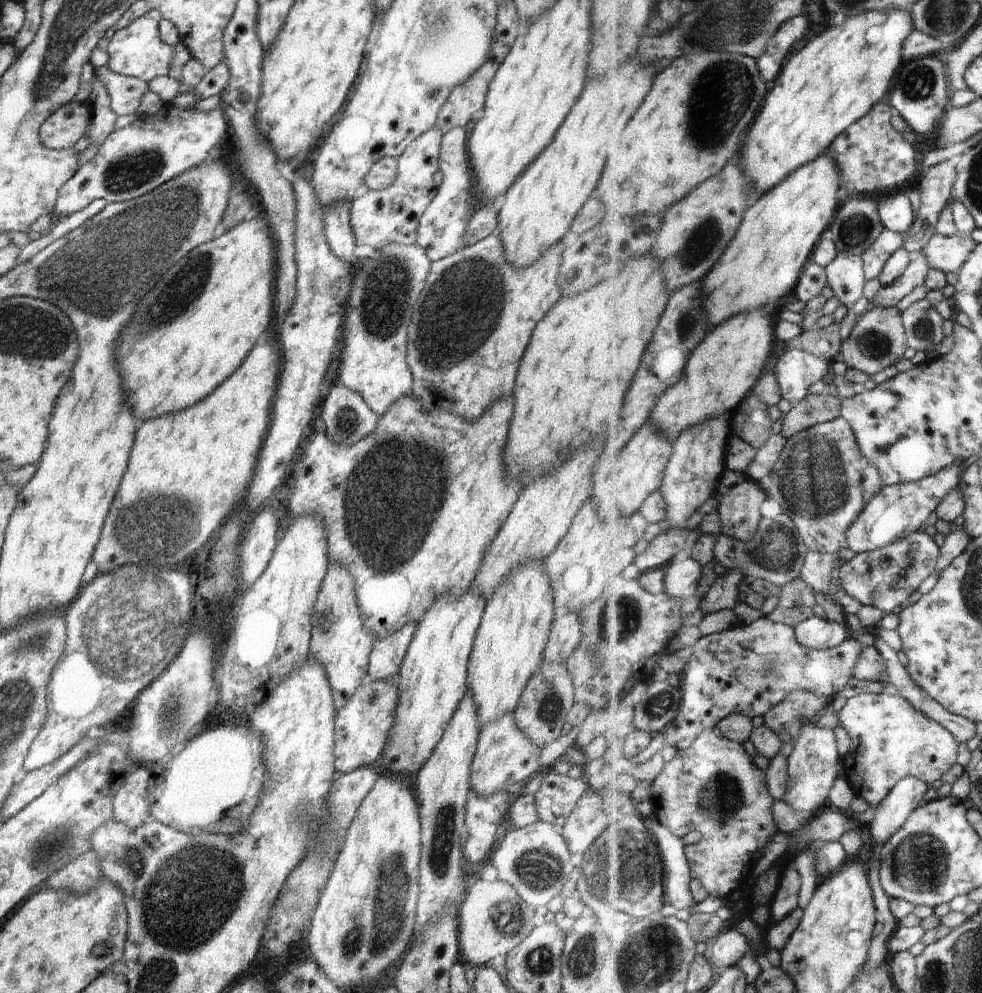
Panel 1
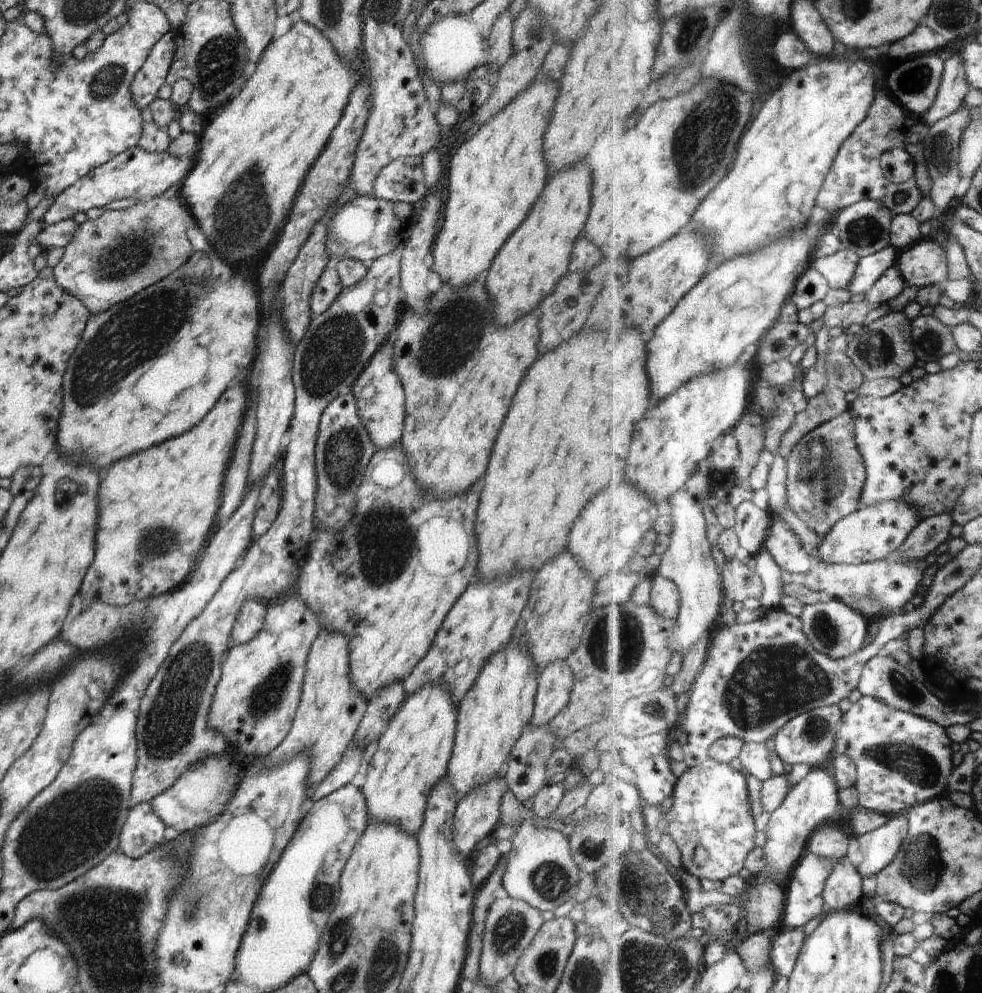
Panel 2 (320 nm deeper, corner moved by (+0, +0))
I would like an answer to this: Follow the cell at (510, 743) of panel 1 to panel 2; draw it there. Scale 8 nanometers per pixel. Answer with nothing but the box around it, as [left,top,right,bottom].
[451,775,506,858]

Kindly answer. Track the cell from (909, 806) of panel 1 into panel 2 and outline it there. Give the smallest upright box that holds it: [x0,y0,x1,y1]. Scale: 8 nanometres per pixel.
[847,813,909,877]

